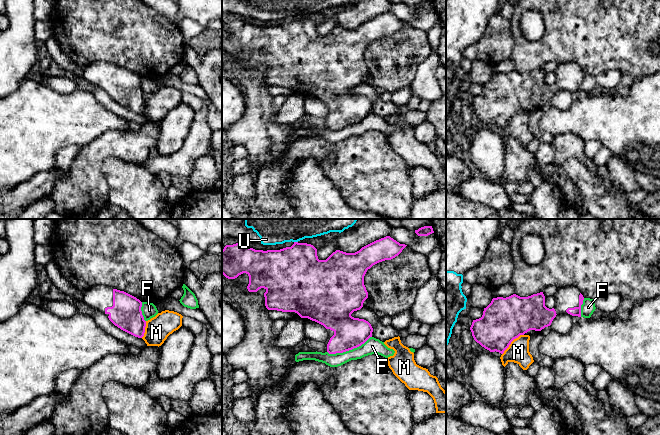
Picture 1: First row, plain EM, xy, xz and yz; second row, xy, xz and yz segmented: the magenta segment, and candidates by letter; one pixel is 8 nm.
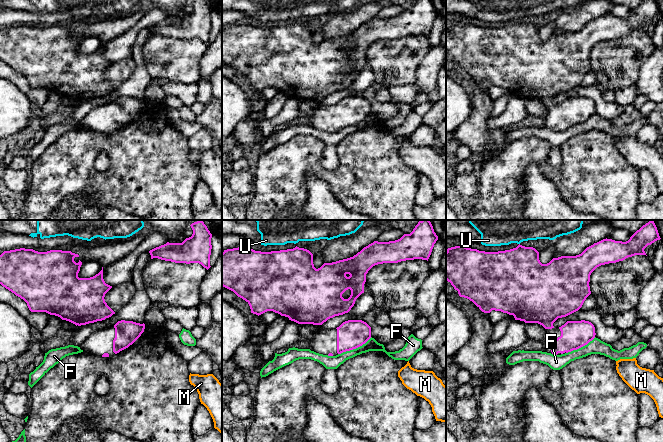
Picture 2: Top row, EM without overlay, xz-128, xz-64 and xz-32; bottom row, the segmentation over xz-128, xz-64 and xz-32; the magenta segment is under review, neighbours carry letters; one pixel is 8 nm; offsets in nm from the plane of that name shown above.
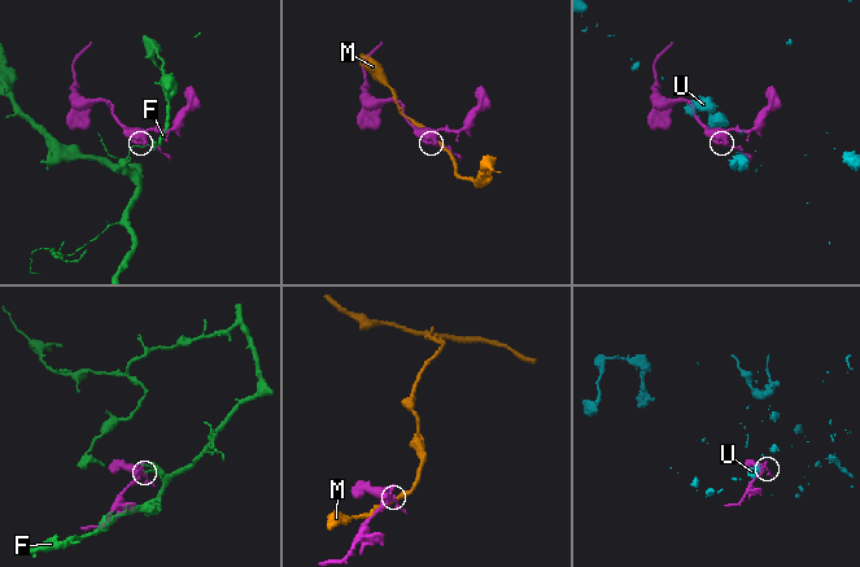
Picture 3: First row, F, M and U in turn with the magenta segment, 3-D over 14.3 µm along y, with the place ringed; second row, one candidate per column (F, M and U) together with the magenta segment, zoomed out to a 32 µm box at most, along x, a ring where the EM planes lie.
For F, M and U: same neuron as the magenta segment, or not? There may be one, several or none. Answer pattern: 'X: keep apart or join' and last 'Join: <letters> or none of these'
F: keep apart
M: keep apart
U: keep apart
Join: none of these

